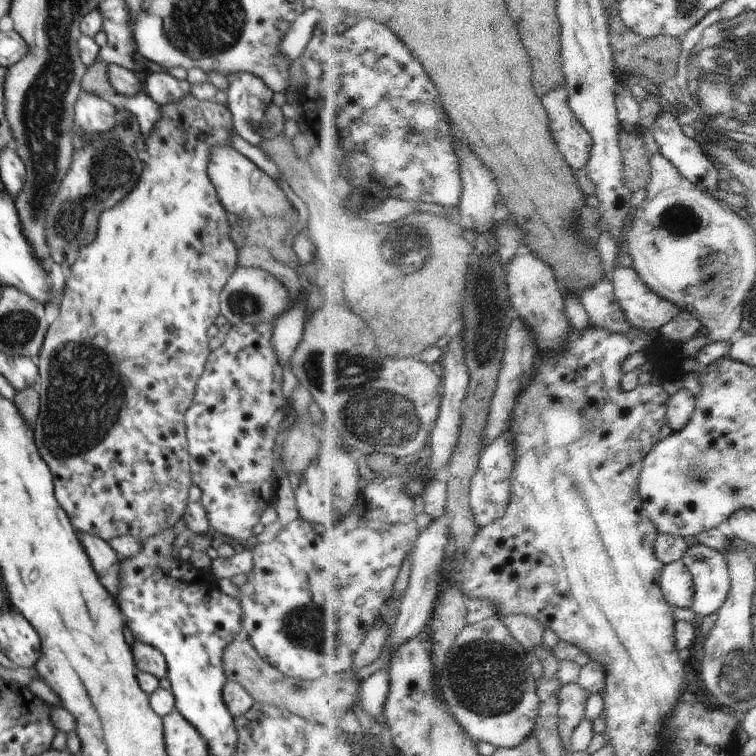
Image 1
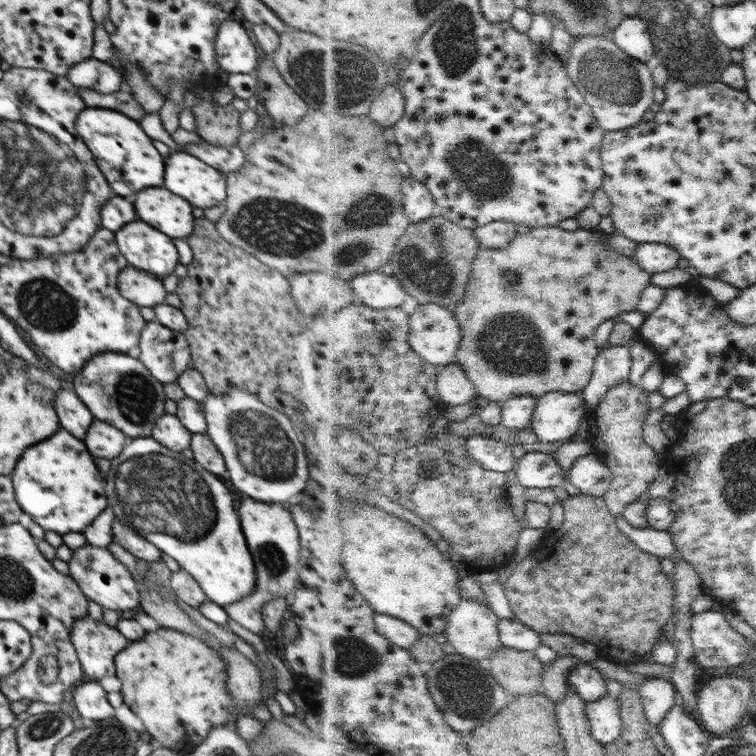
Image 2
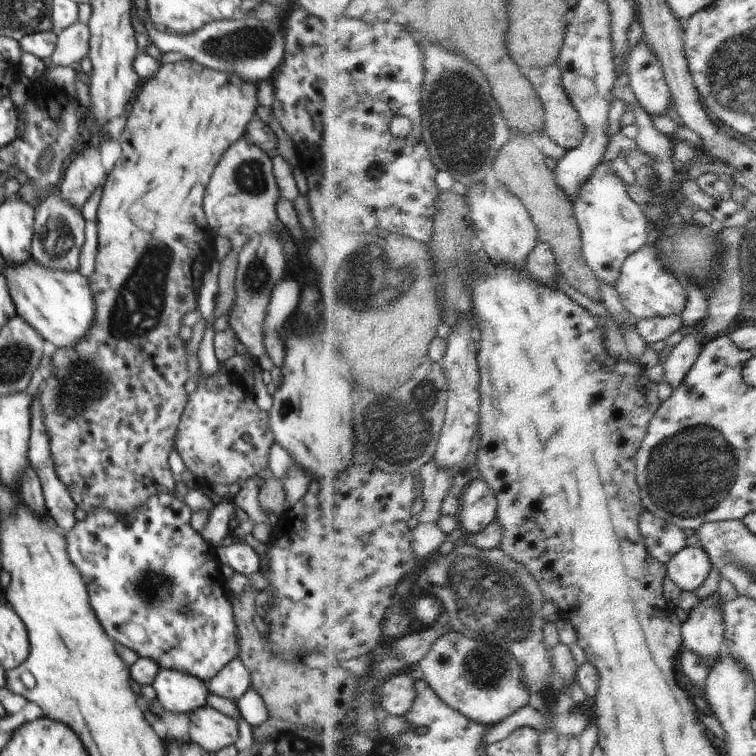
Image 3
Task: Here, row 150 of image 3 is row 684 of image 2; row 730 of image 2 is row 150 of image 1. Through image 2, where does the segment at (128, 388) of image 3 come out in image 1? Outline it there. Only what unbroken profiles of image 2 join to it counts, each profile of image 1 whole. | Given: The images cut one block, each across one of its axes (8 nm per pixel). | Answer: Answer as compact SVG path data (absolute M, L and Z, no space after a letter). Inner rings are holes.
M193 95L182 96L180 101L160 105L162 118L156 122L150 136L144 137L146 152L150 160L136 184L136 188L114 208L102 212L94 242L83 245L76 262L71 267L71 274L66 278L64 290L58 304L60 314L49 326L40 350L38 398L40 400L38 419L33 428L35 444L40 450L42 460L46 462L52 474L54 495L60 507L68 514L68 519L77 534L96 534L105 543L112 538L130 535L146 540L154 534L160 534L166 528L173 528L183 517L189 504L189 488L193 485L189 468L189 450L185 414L194 402L196 384L204 372L210 355L208 328L220 315L220 294L228 278L239 265L237 249L232 242L231 226L227 212L219 202L218 194L208 177L210 150L214 146L230 145L234 134L232 116L227 106L218 104L215 99L198 100Z

